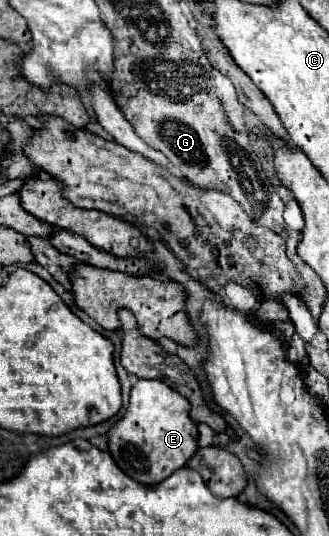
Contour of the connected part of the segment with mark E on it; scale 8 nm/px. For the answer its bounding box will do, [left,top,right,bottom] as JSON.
[109,381,197,485]

